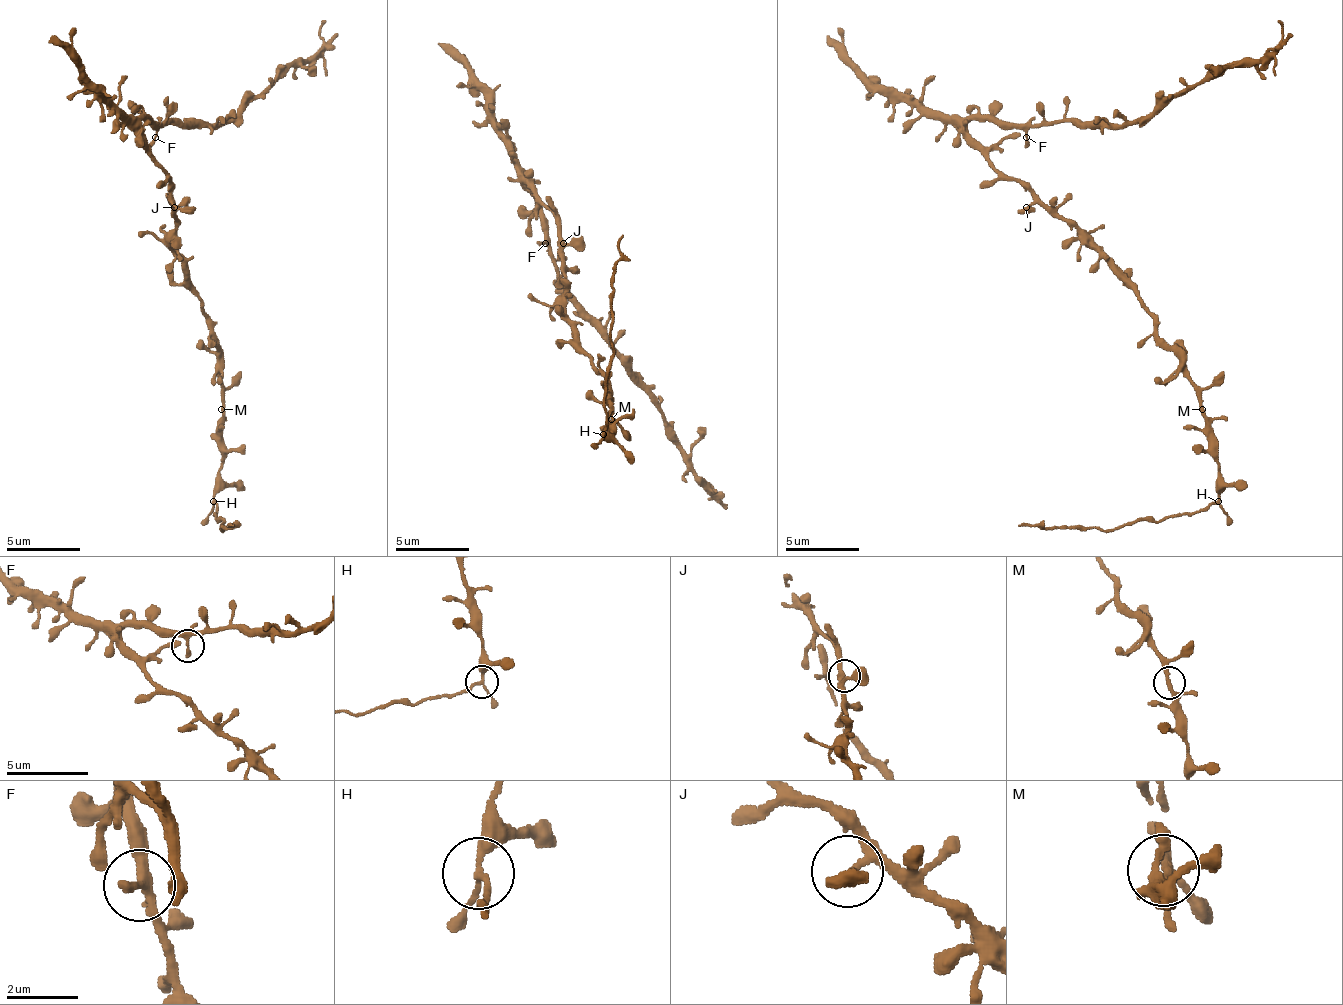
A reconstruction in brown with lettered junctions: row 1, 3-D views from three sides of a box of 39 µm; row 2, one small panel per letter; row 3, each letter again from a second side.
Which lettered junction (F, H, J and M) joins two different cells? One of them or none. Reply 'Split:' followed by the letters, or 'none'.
Split: H

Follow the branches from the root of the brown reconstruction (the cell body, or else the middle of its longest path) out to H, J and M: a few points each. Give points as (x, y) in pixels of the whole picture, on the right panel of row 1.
H: (1055, 210), (1136, 295), (1155, 321), (1155, 335), (1180, 361), (1206, 420), (1217, 500)
J: (1055, 210), (1048, 210), (1037, 203), (1026, 207)
M: (1055, 210), (1136, 295), (1155, 321), (1155, 335), (1180, 361), (1180, 372), (1202, 409)

